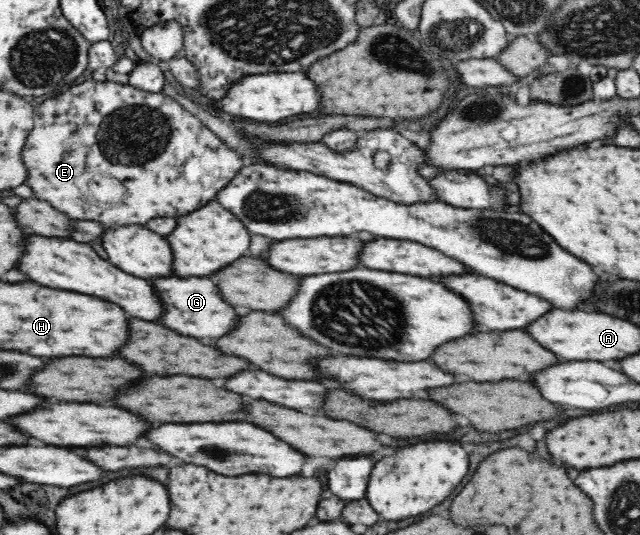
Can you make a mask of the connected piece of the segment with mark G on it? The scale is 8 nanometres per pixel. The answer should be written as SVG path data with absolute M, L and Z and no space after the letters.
M163 278L163 282L155 282L159 286L159 294L171 302L171 314L161 322L167 326L175 326L181 334L191 334L197 338L221 338L239 328L241 316L237 308L221 296L219 286L209 278Z

